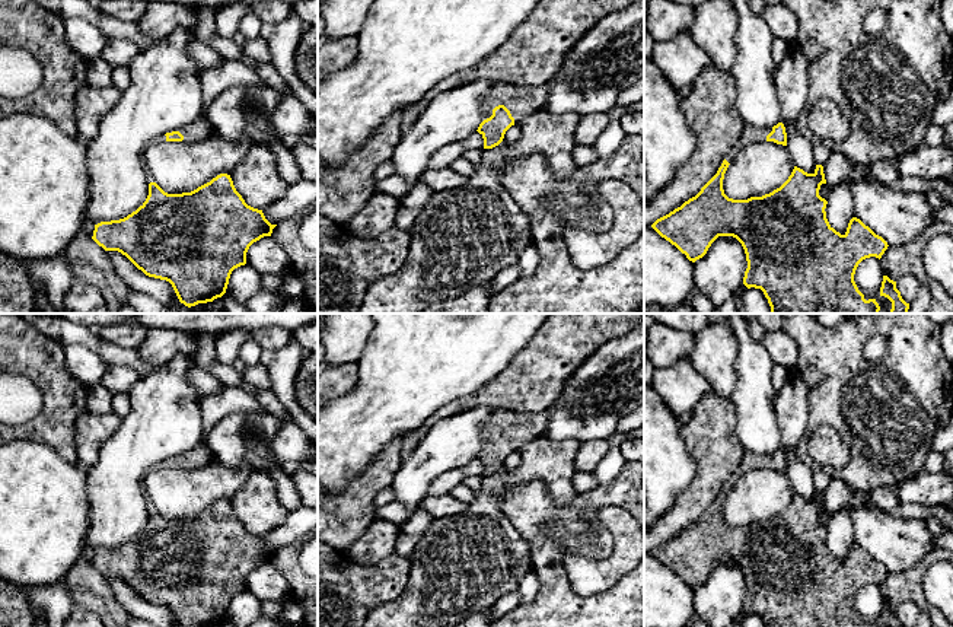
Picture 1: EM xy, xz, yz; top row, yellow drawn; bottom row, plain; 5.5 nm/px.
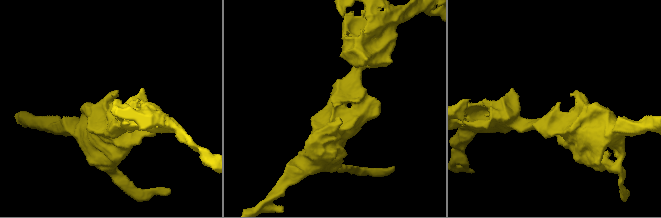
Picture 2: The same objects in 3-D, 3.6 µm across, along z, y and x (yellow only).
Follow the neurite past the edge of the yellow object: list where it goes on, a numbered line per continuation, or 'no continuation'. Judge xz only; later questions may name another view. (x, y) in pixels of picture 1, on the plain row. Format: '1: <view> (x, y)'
1: xz (520, 427)

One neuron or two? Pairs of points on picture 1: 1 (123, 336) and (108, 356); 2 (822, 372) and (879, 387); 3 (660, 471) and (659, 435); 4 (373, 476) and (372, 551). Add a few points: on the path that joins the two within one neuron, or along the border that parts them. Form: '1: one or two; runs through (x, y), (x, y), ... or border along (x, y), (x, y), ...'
1: two; border along (107, 341), (134, 349)
2: one; runs through (837, 375), (851, 382), (864, 382)
3: one; runs through (659, 462), (659, 444)
4: two; border along (375, 519), (348, 547)

